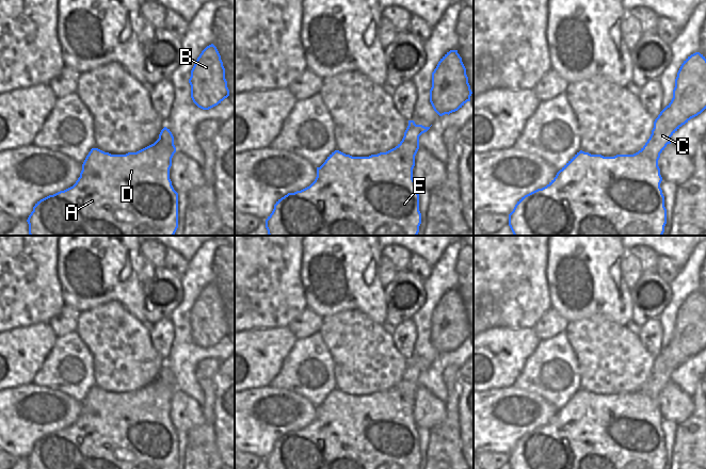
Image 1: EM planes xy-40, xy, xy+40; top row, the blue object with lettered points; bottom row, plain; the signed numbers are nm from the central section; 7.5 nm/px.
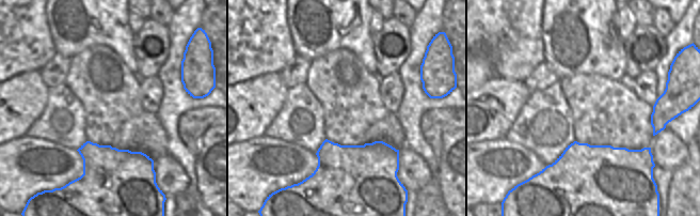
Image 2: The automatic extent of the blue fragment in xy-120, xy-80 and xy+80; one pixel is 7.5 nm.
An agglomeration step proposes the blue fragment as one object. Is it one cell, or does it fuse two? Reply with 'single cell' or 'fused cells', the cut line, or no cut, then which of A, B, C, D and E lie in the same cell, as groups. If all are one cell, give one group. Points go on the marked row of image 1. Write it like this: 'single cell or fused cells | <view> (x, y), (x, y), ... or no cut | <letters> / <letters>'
single cell | no cut | A B C D E

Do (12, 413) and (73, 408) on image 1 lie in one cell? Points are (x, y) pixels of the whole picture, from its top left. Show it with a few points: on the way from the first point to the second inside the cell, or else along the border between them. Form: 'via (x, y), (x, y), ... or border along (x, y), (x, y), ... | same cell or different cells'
via (27, 421), (41, 425), (59, 421) | same cell

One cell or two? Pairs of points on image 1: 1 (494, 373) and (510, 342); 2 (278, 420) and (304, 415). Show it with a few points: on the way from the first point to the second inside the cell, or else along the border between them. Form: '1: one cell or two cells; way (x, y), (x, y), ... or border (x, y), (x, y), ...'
1: one cell; way (494, 365), (494, 358), (501, 349)
2: one cell; way (285, 415), (298, 415)

